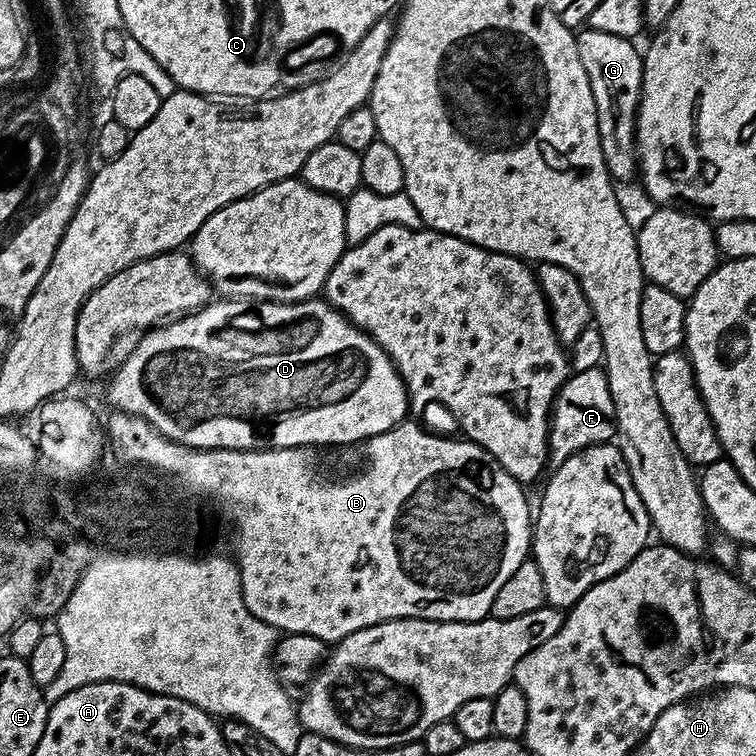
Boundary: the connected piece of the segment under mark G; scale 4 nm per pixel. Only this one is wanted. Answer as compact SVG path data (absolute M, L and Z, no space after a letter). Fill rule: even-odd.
M591 26L575 33L578 46L578 58L582 58L582 67L586 70L586 78L590 78L590 90L594 94L594 106L598 114L598 134L602 142L602 154L608 167L608 175L613 181L628 180L638 172L636 159L636 111L640 105L642 90L642 70L644 57L641 49L635 48L633 41L627 36L606 34L606 30L598 30Z

